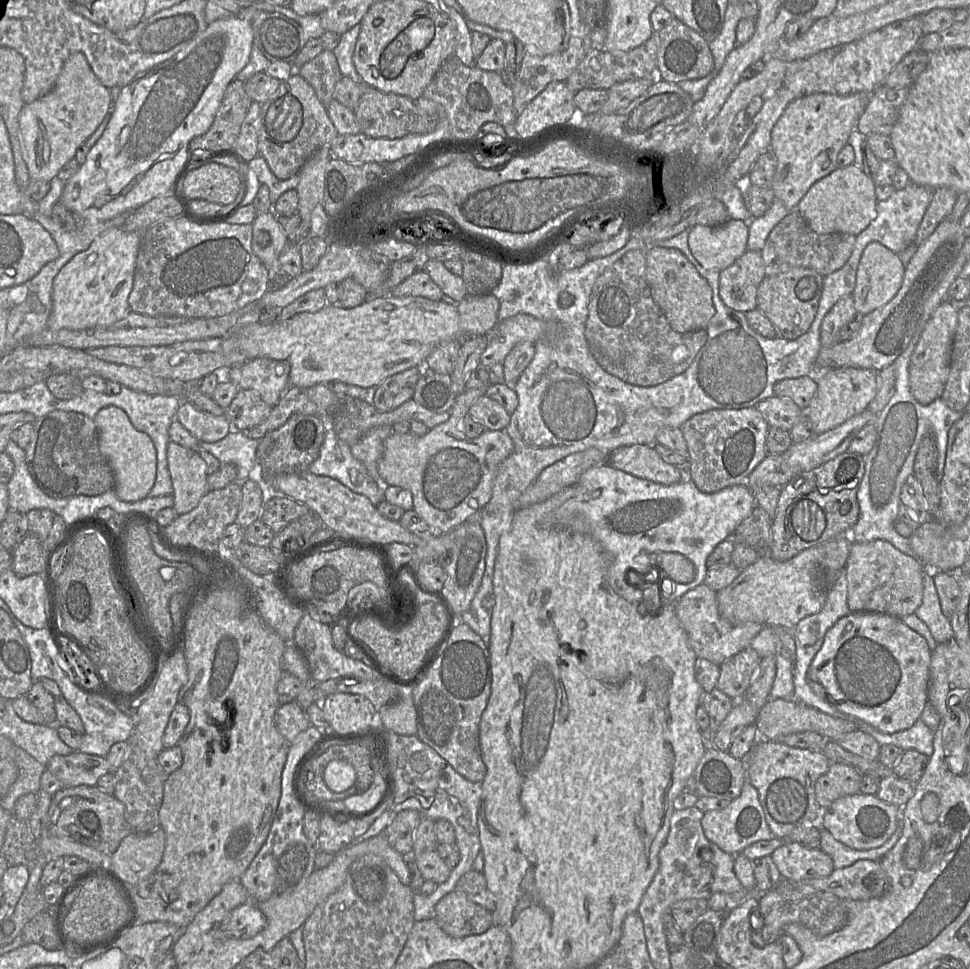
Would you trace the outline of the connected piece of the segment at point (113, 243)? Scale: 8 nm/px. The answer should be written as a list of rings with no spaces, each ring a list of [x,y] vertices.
[[[111,228],[95,238],[87,250],[72,258],[54,279],[53,306],[47,328],[81,330],[123,320],[131,312],[128,298],[133,289],[141,239],[142,233]]]

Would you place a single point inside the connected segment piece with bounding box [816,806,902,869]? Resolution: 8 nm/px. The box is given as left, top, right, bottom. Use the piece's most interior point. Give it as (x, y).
(842, 856)

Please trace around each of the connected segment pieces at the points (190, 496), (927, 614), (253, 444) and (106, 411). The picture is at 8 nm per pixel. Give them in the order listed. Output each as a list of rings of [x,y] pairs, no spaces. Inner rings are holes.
[[[170,441],[167,448],[168,470],[173,485],[173,508],[179,515],[193,510],[208,493],[207,465],[197,450]]]
[[[932,570],[924,573],[922,603],[914,614],[927,625],[937,644],[953,640],[950,618],[941,610]]]
[[[234,429],[216,442],[199,442],[202,448],[216,457],[221,464],[233,464],[237,469],[238,482],[248,479],[257,460],[260,440],[249,438],[244,431]]]
[[[116,406],[101,409],[94,422],[100,452],[114,473],[114,491],[117,497],[124,502],[136,502],[148,497],[155,483],[157,471],[157,452],[151,438],[135,429],[125,411]]]

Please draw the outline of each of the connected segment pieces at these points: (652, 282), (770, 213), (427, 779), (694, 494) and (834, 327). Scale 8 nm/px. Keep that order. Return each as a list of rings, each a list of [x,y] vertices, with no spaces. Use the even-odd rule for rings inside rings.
[[[652,246],[646,252],[646,279],[654,301],[671,328],[678,333],[706,329],[715,315],[712,289],[694,265],[679,250]]]
[[[775,198],[773,204],[764,215],[753,217],[747,223],[749,227],[747,249],[761,252],[772,229],[789,212],[784,204]]]
[[[377,712],[374,713],[374,723],[372,732],[379,741],[385,757],[386,769],[392,782],[392,795],[387,804],[382,806],[385,808],[384,811],[369,829],[360,837],[354,838],[348,846],[354,846],[383,833],[399,812],[411,809],[433,821],[439,819],[449,821],[454,828],[455,843],[460,852],[460,861],[452,869],[449,878],[444,883],[438,884],[431,895],[425,896],[413,892],[414,919],[415,922],[419,922],[434,918],[436,904],[442,897],[455,890],[459,879],[472,869],[473,862],[481,850],[478,811],[482,783],[472,782],[460,775],[445,759],[416,735],[405,736],[387,731],[380,721],[380,714]]]
[[[608,463],[587,469],[572,486],[575,486],[575,494],[556,511],[557,521],[573,532],[589,535],[600,545],[609,559],[607,581],[610,587],[642,613],[649,612],[645,606],[642,607],[642,582],[644,580],[637,579],[631,583],[631,578],[647,573],[653,566],[659,567],[655,563],[656,554],[680,553],[687,557],[695,567],[696,577],[689,584],[676,583],[660,567],[662,600],[665,604],[676,604],[688,591],[704,584],[708,573],[709,555],[719,543],[732,539],[738,524],[750,515],[756,506],[754,493],[746,484],[733,485],[714,493],[705,493],[687,477],[678,483],[663,485],[617,470]]]
[[[845,296],[839,299],[825,316],[820,331],[821,345],[833,346],[841,342],[839,332],[847,323],[859,318],[854,307],[853,296]]]

